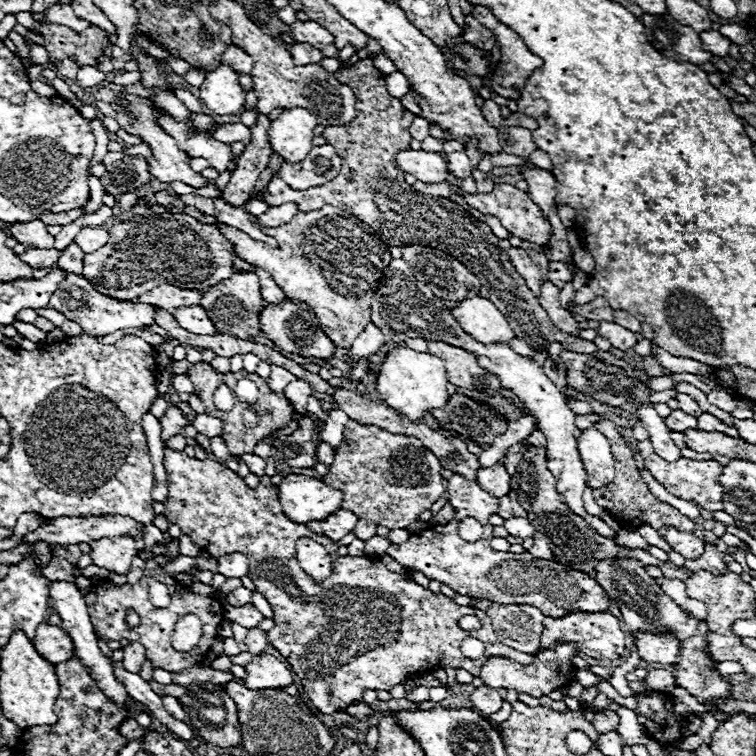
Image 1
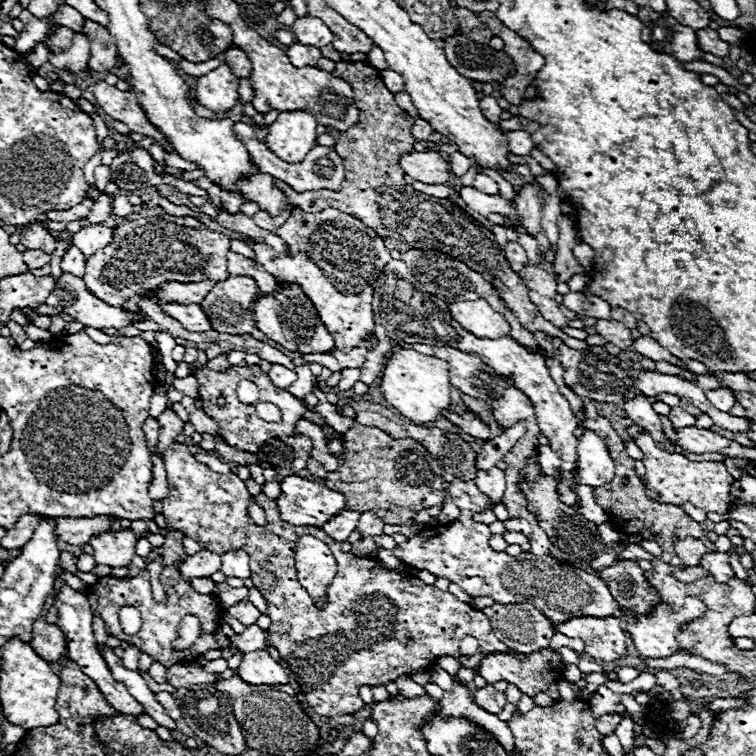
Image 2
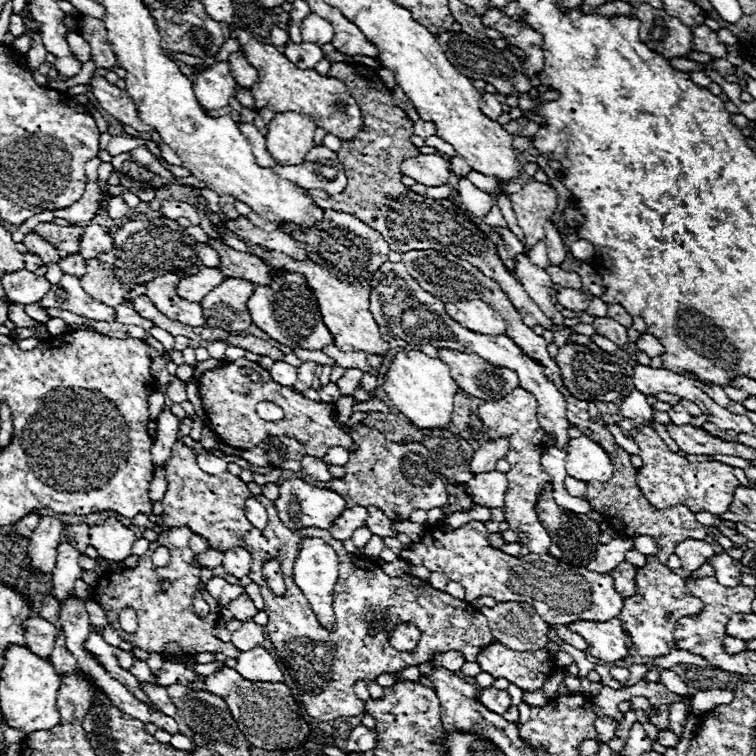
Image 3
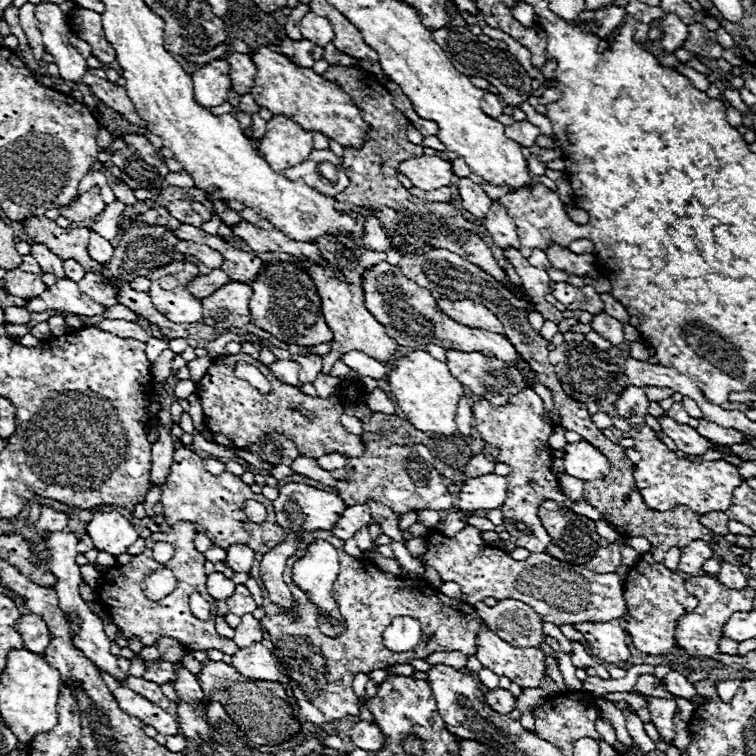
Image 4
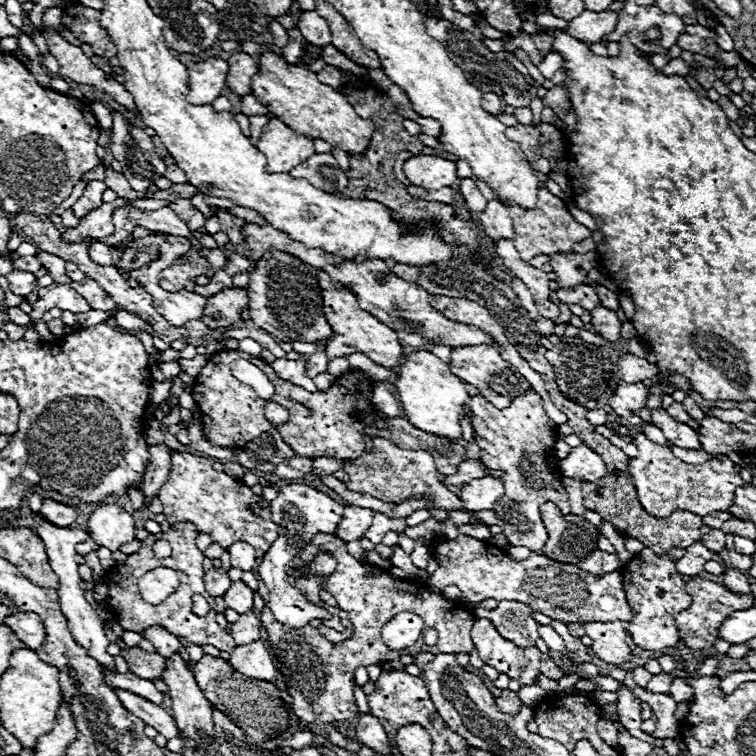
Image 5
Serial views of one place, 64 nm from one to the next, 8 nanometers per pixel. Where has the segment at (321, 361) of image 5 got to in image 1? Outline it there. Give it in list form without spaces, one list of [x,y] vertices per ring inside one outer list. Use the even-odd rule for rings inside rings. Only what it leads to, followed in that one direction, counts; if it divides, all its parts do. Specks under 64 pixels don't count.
[[[294,380],[284,388],[284,394],[296,408],[296,414],[302,414],[306,410],[306,402],[308,402],[308,396],[312,394],[312,388],[306,380]]]

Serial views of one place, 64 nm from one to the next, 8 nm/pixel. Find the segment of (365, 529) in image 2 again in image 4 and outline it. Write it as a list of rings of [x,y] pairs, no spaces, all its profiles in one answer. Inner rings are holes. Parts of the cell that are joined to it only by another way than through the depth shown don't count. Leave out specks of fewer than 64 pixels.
[[[366,500],[366,506],[370,508],[372,518],[382,524],[382,532],[384,532],[386,536],[390,536],[390,538],[394,538],[394,540],[400,540],[400,538],[402,538],[398,526],[396,526],[400,516],[398,516],[396,512],[392,512],[392,508],[388,508],[388,506],[380,504],[380,502],[374,502],[374,500]]]

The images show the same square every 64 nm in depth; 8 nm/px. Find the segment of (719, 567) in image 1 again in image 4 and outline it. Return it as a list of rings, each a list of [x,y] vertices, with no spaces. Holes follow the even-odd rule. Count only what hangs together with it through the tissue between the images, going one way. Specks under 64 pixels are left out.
[[[722,562],[718,580],[722,580],[722,584],[726,584],[728,588],[734,588],[734,590],[742,590],[748,586],[748,576],[744,576],[740,572],[740,568],[730,562]]]

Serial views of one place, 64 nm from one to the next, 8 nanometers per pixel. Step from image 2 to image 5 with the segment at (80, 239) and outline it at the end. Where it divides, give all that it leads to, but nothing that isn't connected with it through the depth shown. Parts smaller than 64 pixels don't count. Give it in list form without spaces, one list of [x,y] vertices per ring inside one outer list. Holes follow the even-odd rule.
[[[92,244],[90,250],[88,250],[88,256],[96,262],[96,264],[112,264],[114,258],[112,258],[112,248],[106,246],[106,244]]]

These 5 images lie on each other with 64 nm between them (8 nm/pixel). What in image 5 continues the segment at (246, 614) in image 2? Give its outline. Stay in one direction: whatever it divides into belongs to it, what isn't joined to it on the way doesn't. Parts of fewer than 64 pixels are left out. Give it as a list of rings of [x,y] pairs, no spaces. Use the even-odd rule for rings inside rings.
[[[236,580],[230,584],[228,592],[222,598],[226,602],[226,608],[232,608],[238,614],[242,614],[246,610],[252,610],[252,606],[254,606],[252,596],[254,596],[254,592],[242,580]]]

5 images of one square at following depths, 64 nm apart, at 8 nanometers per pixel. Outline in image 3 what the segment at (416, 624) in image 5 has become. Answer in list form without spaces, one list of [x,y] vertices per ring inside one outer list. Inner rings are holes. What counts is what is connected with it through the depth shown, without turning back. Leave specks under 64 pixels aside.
[[[398,624],[390,632],[390,646],[396,650],[412,650],[420,638],[420,632],[412,624]]]

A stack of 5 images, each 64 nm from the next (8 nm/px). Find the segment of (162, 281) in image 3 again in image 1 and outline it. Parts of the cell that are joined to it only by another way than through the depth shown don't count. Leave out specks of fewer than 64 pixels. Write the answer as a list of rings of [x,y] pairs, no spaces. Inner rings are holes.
[[[190,306],[190,308],[174,308],[172,316],[182,324],[184,330],[192,334],[216,334],[214,324],[210,322],[208,314],[200,306]]]

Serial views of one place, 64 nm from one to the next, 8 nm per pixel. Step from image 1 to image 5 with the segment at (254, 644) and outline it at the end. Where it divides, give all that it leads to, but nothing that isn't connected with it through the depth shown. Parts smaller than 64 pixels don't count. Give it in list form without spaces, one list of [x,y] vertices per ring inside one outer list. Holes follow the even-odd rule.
[[[252,610],[246,614],[240,614],[238,622],[234,622],[234,624],[228,622],[228,630],[234,636],[236,644],[250,644],[250,640],[258,640],[260,628],[262,628],[262,624]]]

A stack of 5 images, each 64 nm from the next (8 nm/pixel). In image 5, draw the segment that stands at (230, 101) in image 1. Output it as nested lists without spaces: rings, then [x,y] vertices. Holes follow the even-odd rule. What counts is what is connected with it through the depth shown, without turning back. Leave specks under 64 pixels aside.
[[[208,56],[200,62],[188,62],[186,68],[190,104],[212,104],[226,86],[228,62],[220,56]]]

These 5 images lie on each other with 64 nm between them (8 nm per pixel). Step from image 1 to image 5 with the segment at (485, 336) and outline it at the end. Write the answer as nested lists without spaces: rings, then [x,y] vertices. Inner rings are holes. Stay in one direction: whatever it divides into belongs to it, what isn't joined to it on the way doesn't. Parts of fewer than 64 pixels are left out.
[[[430,296],[430,306],[432,306],[432,308],[436,308],[438,312],[442,312],[442,314],[444,314],[446,318],[450,318],[450,320],[458,320],[460,324],[470,324],[470,326],[482,328],[486,334],[490,334],[490,336],[494,338],[494,342],[498,344],[498,352],[500,352],[500,356],[502,356],[506,362],[510,362],[510,364],[518,368],[518,372],[520,372],[520,374],[522,374],[528,382],[530,382],[532,388],[541,396],[544,402],[543,406],[548,417],[558,425],[567,422],[566,415],[560,412],[551,402],[541,376],[529,367],[528,362],[524,360],[518,352],[516,352],[516,348],[514,348],[514,346],[510,346],[510,344],[508,344],[508,338],[504,336],[504,330],[502,330],[502,328],[500,328],[500,324],[498,324],[498,322],[496,322],[490,314],[488,314],[488,310],[486,310],[486,308],[482,308],[480,304],[476,304],[474,300],[464,298],[464,296],[462,296],[462,298],[450,298],[450,296]]]

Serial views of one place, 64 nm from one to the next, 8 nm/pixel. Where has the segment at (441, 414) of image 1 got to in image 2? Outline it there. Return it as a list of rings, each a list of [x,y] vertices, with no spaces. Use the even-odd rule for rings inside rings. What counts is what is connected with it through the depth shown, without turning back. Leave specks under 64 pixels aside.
[[[446,410],[444,416],[446,416],[452,424],[456,424],[458,428],[462,428],[466,434],[470,434],[470,436],[474,436],[474,438],[478,438],[478,440],[490,440],[490,430],[488,430],[488,426],[482,424],[482,420],[476,418],[472,412],[458,416],[458,414],[454,414],[452,410]]]

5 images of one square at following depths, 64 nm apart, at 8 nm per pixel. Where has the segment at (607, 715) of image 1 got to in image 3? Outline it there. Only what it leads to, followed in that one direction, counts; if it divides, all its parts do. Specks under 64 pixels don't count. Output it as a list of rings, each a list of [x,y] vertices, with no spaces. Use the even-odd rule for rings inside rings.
[[[608,716],[598,718],[596,720],[596,732],[598,732],[602,742],[610,742],[612,738],[616,738],[616,722],[612,718],[608,718]]]

